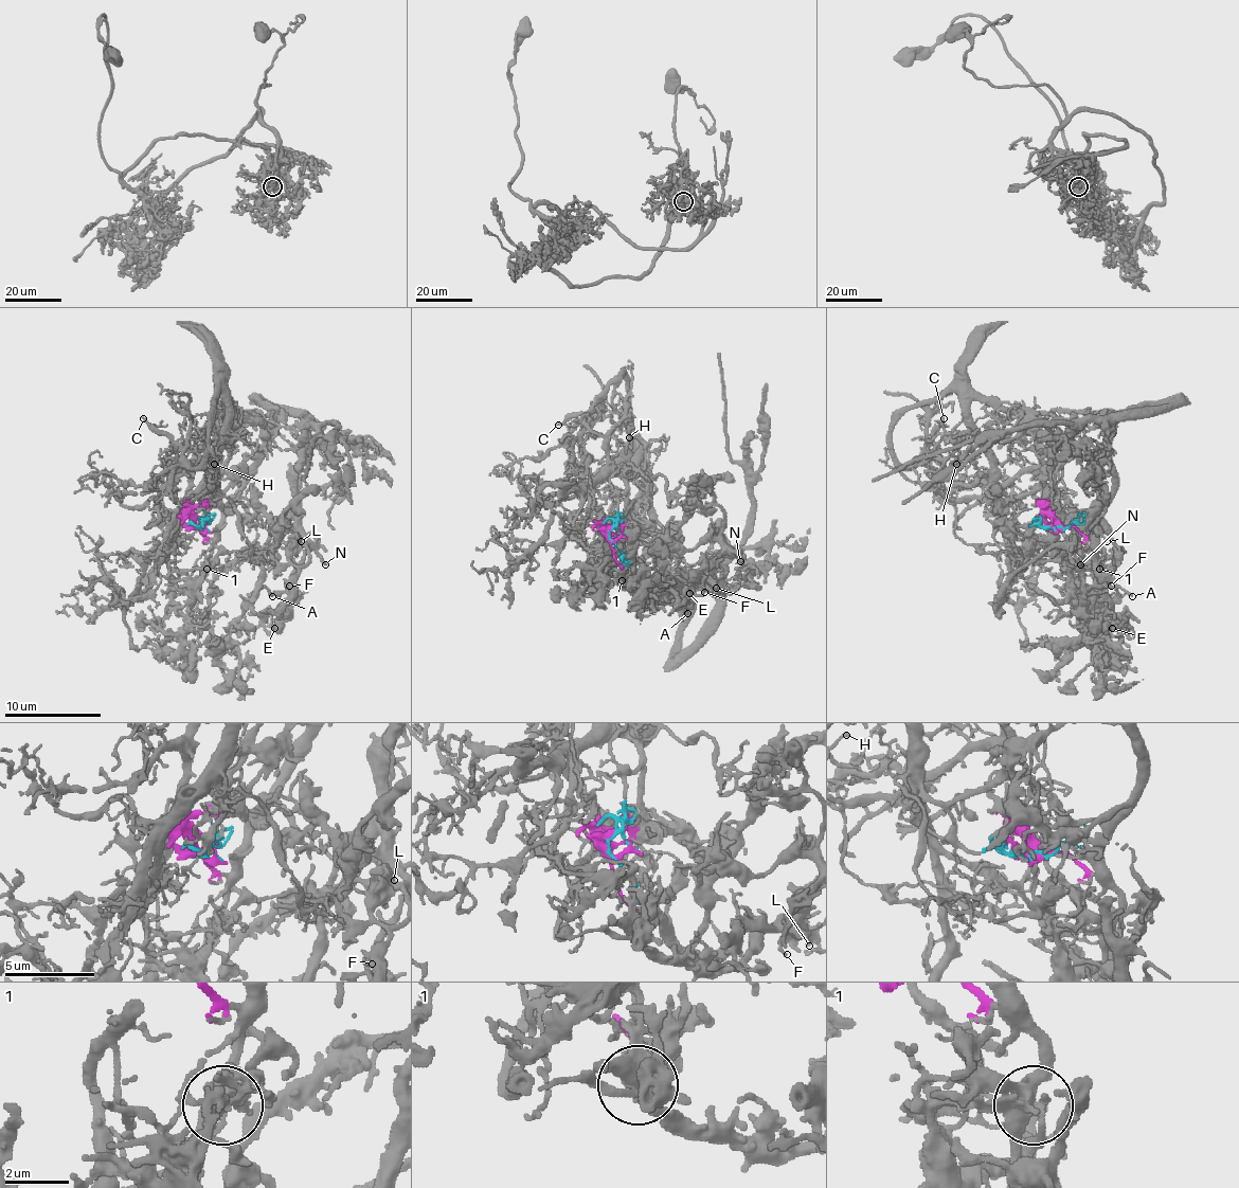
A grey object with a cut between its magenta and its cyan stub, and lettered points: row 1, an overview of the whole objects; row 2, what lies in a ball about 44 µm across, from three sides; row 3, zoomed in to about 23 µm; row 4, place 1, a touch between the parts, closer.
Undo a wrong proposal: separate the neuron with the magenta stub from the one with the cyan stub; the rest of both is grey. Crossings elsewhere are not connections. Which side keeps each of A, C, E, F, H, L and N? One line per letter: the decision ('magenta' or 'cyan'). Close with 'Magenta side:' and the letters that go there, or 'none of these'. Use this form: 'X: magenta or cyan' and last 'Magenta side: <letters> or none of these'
A: magenta
C: cyan
E: magenta
F: magenta
H: cyan
L: magenta
N: magenta
Magenta side: A, E, F, L, N

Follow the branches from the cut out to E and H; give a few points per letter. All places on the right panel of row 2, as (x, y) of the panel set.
E: (1056, 528), (1076, 526), (1102, 551), (1093, 613), (1105, 640), (1107, 615), (1124, 623), (1112, 628)
H: (1056, 526), (1020, 526), (1001, 517), (986, 500), (950, 500), (935, 481), (957, 464)

